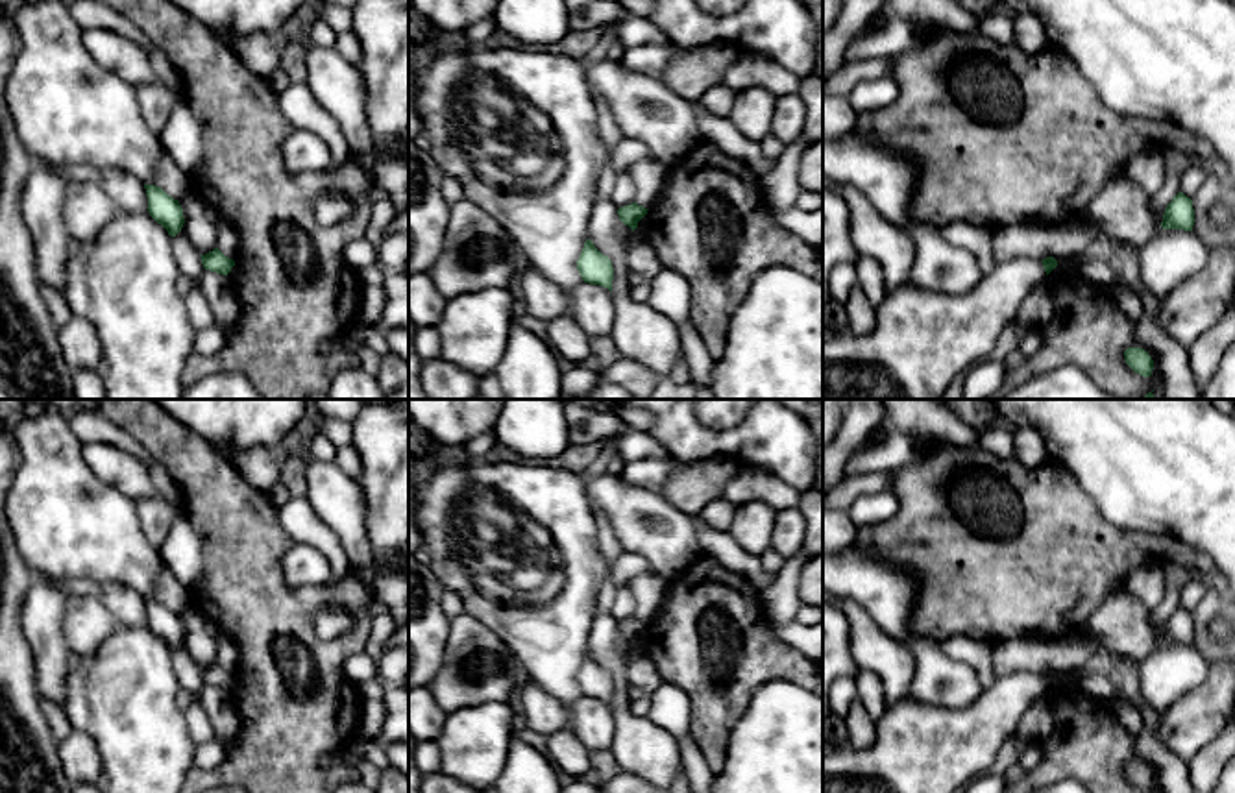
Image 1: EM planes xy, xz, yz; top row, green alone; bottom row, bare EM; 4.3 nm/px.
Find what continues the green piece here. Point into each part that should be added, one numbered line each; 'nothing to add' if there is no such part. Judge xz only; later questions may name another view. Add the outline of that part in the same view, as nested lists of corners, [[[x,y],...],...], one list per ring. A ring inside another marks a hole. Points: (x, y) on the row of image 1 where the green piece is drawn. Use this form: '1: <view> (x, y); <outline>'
nothing to add

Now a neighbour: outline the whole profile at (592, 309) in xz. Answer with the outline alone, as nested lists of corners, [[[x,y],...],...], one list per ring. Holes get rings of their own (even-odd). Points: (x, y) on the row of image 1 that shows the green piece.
[[[582,283],[573,292],[568,312],[592,340],[608,340],[614,329],[614,296],[608,288]]]

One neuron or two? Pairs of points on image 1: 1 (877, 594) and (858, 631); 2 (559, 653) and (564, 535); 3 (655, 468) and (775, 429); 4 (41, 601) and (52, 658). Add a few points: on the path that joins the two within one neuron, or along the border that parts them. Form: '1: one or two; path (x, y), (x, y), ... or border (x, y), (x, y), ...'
1: two; border (842, 596), (855, 601), (882, 631), (899, 642)
2: one; path (562, 623), (575, 607), (575, 564)
3: two; border (670, 455), (677, 463)
4: one; path (43, 616), (43, 631), (48, 644)

